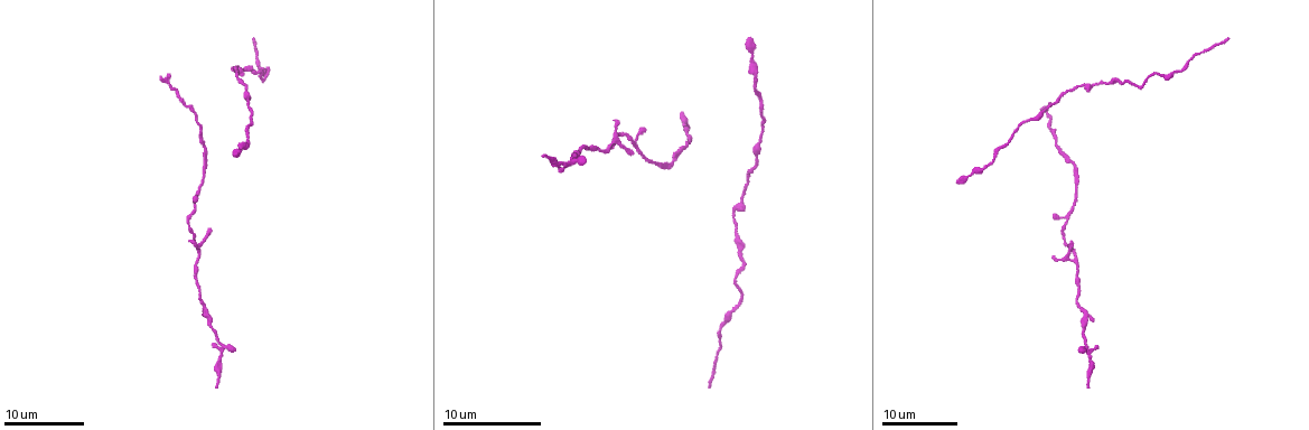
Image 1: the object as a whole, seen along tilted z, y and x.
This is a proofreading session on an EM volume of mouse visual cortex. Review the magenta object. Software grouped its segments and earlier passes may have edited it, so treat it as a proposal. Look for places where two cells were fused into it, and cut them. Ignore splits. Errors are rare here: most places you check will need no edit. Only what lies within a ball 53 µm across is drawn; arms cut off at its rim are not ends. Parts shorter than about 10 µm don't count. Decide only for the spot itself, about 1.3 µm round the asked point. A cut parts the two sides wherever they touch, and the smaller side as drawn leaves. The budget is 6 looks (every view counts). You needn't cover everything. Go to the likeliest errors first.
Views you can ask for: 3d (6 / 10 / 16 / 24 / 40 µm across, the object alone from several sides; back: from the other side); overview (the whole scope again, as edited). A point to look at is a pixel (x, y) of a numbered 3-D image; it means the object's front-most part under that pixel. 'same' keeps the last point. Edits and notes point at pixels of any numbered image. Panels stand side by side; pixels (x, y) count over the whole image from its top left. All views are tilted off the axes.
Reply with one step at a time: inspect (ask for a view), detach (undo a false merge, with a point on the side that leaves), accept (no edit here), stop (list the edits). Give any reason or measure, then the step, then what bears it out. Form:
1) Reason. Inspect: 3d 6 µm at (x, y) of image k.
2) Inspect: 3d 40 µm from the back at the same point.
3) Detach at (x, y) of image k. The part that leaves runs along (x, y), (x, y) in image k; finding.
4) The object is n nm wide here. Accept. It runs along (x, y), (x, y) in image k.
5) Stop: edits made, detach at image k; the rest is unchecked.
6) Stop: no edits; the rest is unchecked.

A narrow waist. Inspect: 3d 16 µm at (261, 82) of image 1.

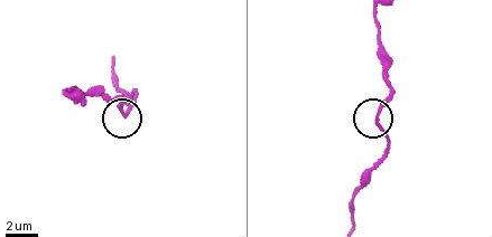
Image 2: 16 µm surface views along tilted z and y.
Inspect: 3d 6 µm at (377, 114) of image 2.

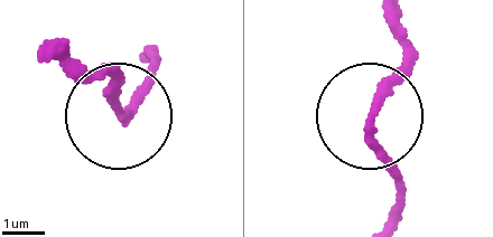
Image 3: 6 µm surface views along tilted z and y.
Inspect: 3d 6 µm from the back at (374, 118) of image 3.

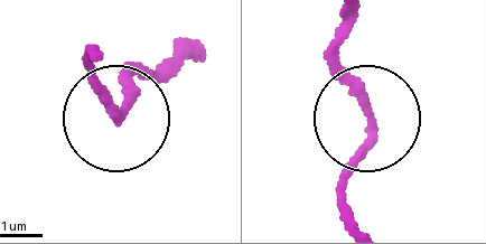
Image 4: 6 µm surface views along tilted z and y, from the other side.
Accept. One cell here.

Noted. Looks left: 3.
Inspect: 3d 16 µm at (1058, 99) of image 1.

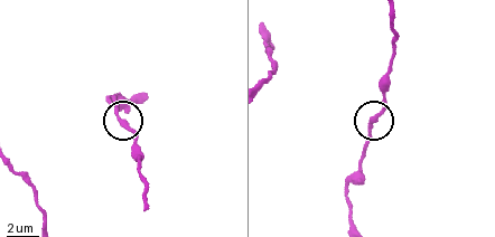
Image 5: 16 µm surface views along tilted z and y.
Zoom in. Inspect: 3d 10 µm at (123, 121) of image 5.

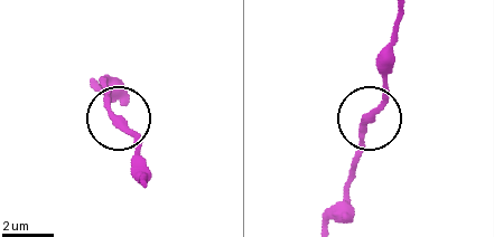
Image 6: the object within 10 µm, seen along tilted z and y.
Accept. Continuous, no second cell.

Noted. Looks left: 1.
Stop: no edits; the rest is unchecked.

